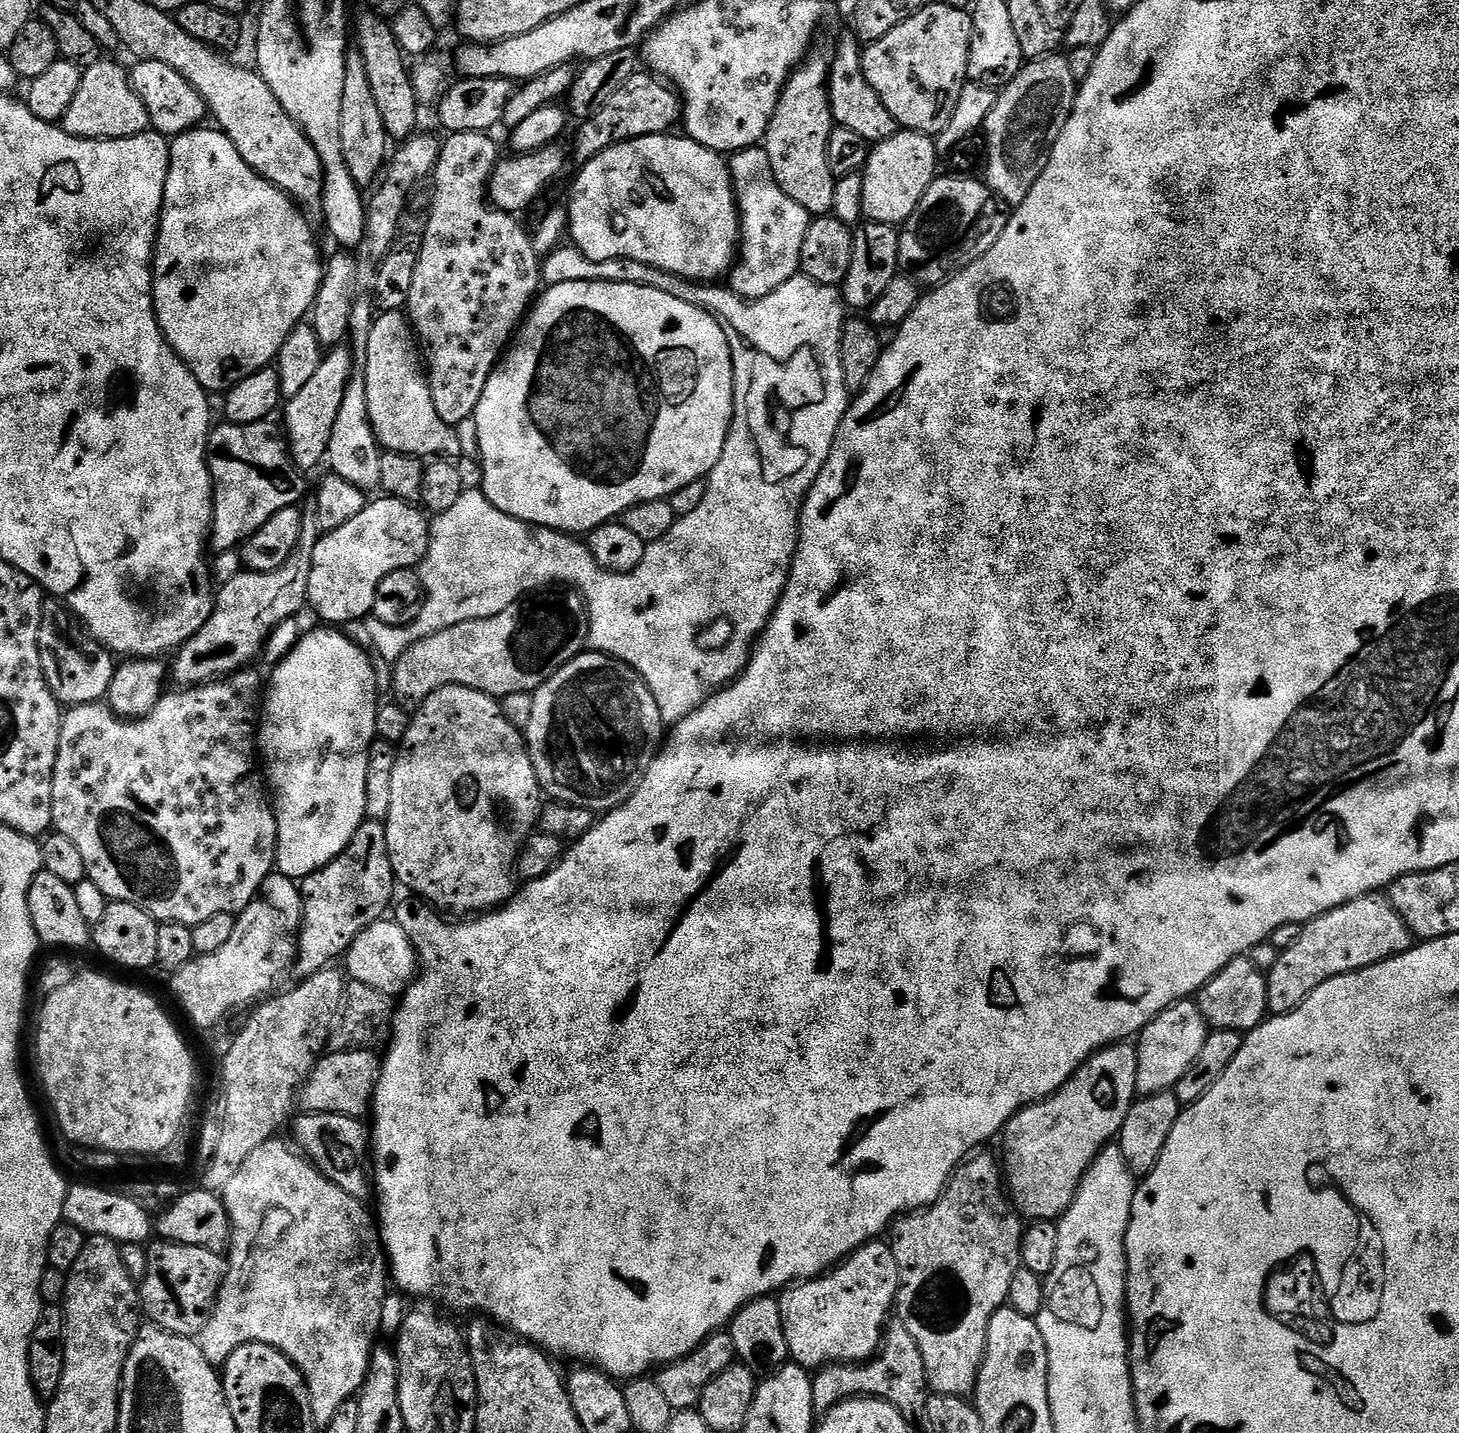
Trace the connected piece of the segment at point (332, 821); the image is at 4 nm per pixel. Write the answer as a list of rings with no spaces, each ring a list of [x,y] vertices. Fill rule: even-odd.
[[[320,626],[317,632],[305,631],[300,637],[298,646],[286,654],[280,664],[271,669],[272,685],[266,688],[266,703],[258,716],[258,752],[262,757],[262,772],[266,777],[267,787],[274,797],[276,825],[278,826],[278,842],[276,843],[276,868],[297,882],[320,868],[325,868],[334,858],[338,858],[346,850],[346,846],[354,838],[366,817],[366,762],[372,741],[376,739],[376,709],[378,707],[378,691],[375,682],[375,671],[372,669],[372,657],[344,635],[343,631],[333,630],[328,626]]]

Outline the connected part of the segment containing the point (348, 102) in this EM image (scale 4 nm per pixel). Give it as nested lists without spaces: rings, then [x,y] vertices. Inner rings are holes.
[[[359,50],[349,51],[346,58],[346,82],[342,82],[342,154],[346,154],[346,166],[350,166],[350,174],[354,174],[354,182],[358,182],[362,190],[371,189],[381,179],[390,156],[388,144],[390,137],[386,122],[382,122],[378,102],[371,90],[366,62],[362,60]]]

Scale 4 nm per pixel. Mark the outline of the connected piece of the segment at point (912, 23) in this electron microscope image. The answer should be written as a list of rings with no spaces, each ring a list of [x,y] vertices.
[[[946,2],[925,3],[918,14],[914,14],[914,18],[906,18],[906,22],[902,22],[902,26],[895,30],[890,30],[886,38],[878,38],[878,42],[863,49],[866,82],[874,86],[878,98],[882,98],[882,106],[886,106],[890,114],[894,114],[901,129],[921,132],[924,136],[935,138],[942,130],[946,130],[954,114],[954,106],[958,106],[958,97],[962,95],[965,84],[969,83],[968,55],[971,45],[972,18],[968,12],[954,10],[954,6]]]

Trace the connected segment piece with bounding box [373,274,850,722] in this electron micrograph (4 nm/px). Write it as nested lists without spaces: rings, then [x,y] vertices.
[[[798,274],[790,282],[778,286],[778,290],[774,290],[774,294],[766,294],[766,298],[757,300],[743,300],[741,296],[734,294],[731,288],[727,286],[719,288],[720,286],[716,282],[692,282],[685,287],[687,290],[684,290],[686,298],[691,304],[709,312],[722,326],[722,330],[726,334],[726,342],[732,348],[732,369],[734,370],[736,407],[732,414],[732,425],[728,431],[726,446],[722,450],[722,458],[718,458],[714,470],[706,477],[708,489],[706,498],[702,498],[702,506],[690,514],[679,517],[675,526],[670,530],[670,534],[666,534],[666,538],[647,545],[642,562],[637,568],[626,574],[618,574],[617,572],[607,572],[602,566],[598,566],[587,543],[580,541],[579,544],[576,541],[579,539],[575,535],[554,532],[551,528],[537,528],[524,524],[521,520],[515,520],[510,514],[498,510],[498,506],[494,506],[485,498],[483,491],[466,490],[462,494],[462,498],[458,498],[455,506],[450,506],[450,510],[439,513],[431,521],[428,530],[428,549],[424,555],[424,561],[418,566],[420,581],[424,587],[424,605],[418,618],[414,618],[414,622],[410,622],[404,628],[376,630],[373,634],[376,654],[394,662],[398,658],[402,658],[402,654],[406,654],[406,650],[410,646],[414,646],[414,642],[418,642],[422,638],[430,638],[430,634],[438,634],[450,626],[458,626],[458,622],[470,622],[478,618],[490,618],[494,614],[502,614],[502,610],[506,610],[511,604],[523,601],[529,594],[539,593],[549,586],[567,586],[580,593],[584,606],[588,609],[587,647],[593,652],[603,652],[605,656],[613,656],[616,660],[629,664],[644,679],[646,686],[654,694],[654,702],[658,702],[658,710],[665,722],[675,722],[686,718],[695,708],[706,703],[708,697],[713,696],[722,688],[727,688],[743,672],[752,656],[752,649],[756,647],[756,641],[768,627],[770,618],[784,593],[788,572],[792,569],[792,559],[800,541],[800,509],[803,508],[804,499],[808,497],[808,492],[814,486],[822,466],[826,466],[826,458],[830,458],[830,450],[834,446],[838,426],[850,403],[850,393],[844,381],[842,354],[840,353],[846,305],[839,287],[822,286],[803,274]]]

